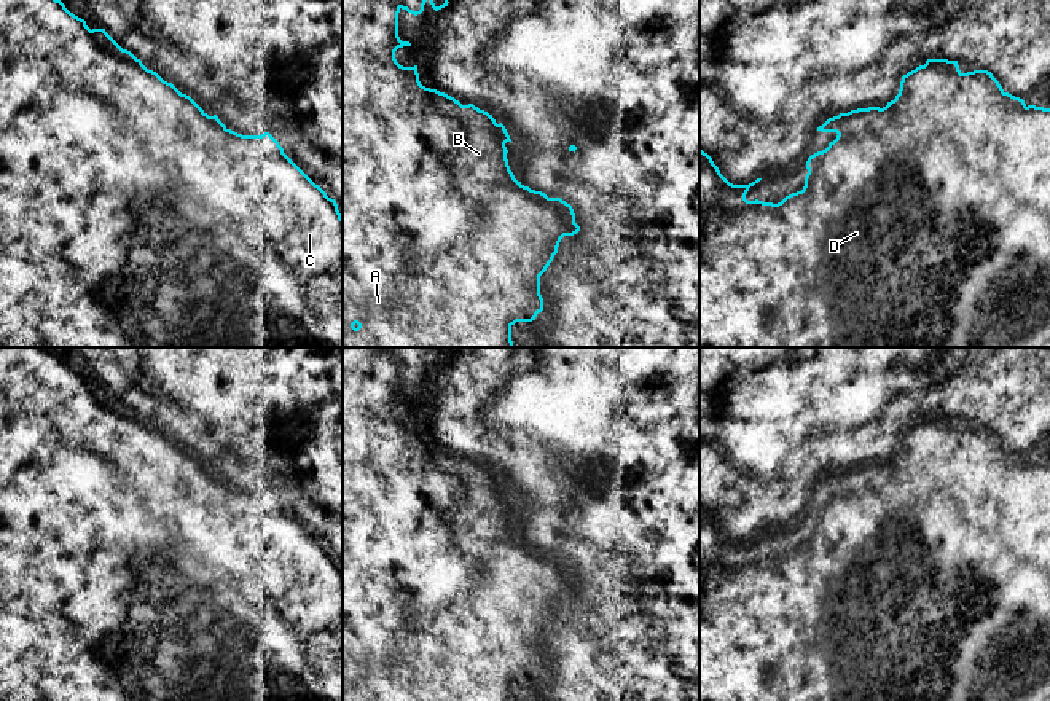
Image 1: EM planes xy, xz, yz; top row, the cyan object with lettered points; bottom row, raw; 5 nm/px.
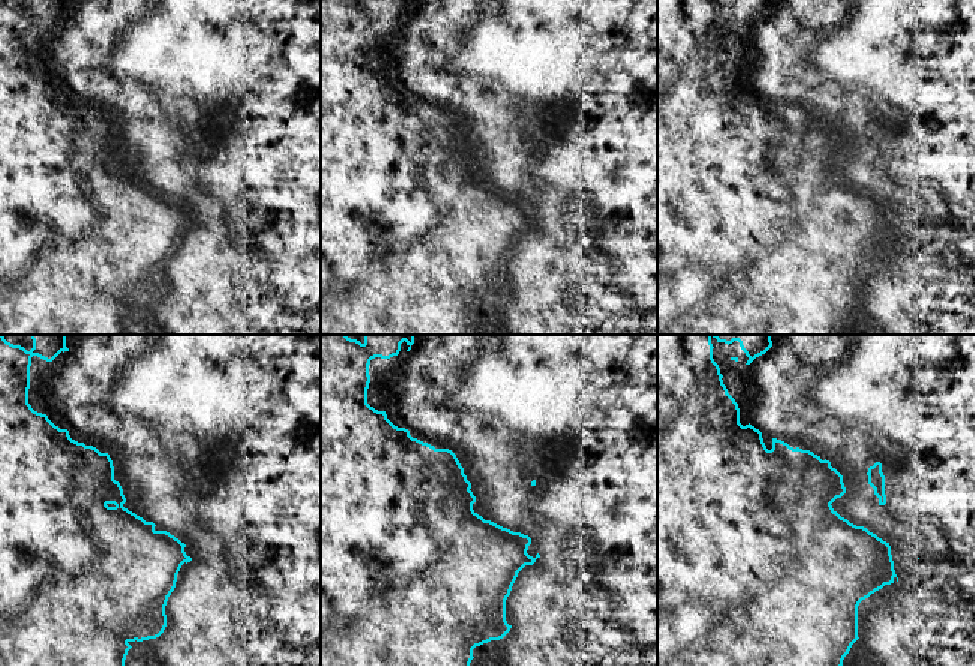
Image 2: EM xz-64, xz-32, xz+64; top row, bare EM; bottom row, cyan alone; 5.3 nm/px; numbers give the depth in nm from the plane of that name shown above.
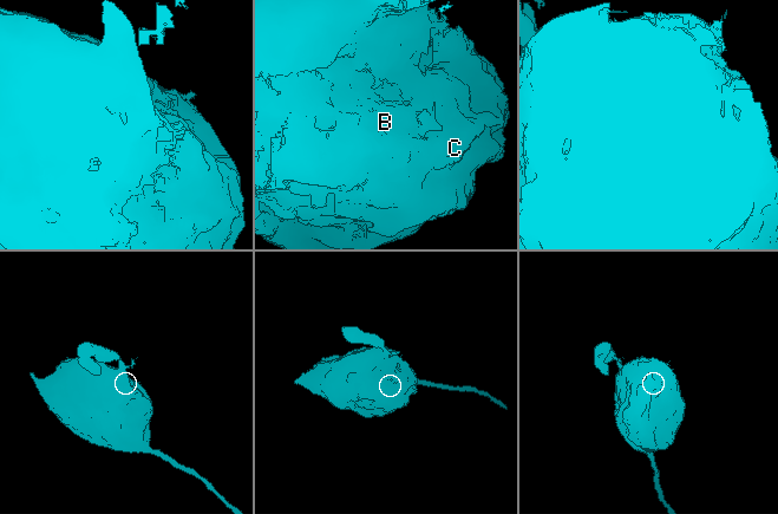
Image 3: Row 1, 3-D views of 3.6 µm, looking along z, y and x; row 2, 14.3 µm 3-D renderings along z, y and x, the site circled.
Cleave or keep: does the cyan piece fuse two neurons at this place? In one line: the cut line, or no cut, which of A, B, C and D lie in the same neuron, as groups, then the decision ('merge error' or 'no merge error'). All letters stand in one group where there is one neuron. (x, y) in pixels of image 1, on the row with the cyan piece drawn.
xz (462, 152), (497, 238), (512, 187), (564, 234) | A C D / B | merge error

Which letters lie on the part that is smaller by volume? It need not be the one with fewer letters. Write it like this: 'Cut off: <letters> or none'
Cut off: B

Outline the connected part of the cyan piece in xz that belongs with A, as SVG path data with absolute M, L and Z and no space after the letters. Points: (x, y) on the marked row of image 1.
M343 0L343 347L513 347L511 327L531 311L539 311L543 306L543 298L540 295L540 276L547 271L558 253L559 242L564 237L566 225L561 213L554 207L548 206L547 202L537 202L516 186L511 186L513 228L505 233L503 241L496 237L500 228L494 225L494 220L488 213L481 212L481 198L484 194L492 194L494 188L486 182L476 182L475 177L468 174L468 170L464 167L464 151L470 147L491 145L492 156L496 159L507 158L507 153L503 151L497 137L499 124L492 115L480 110L473 104L462 105L459 100L445 92L422 86L419 81L417 65L403 67L395 59L395 51L398 48L411 46L409 41L402 41L398 37L398 13L406 10L408 13L417 16L424 11L425 2L427 0Z

